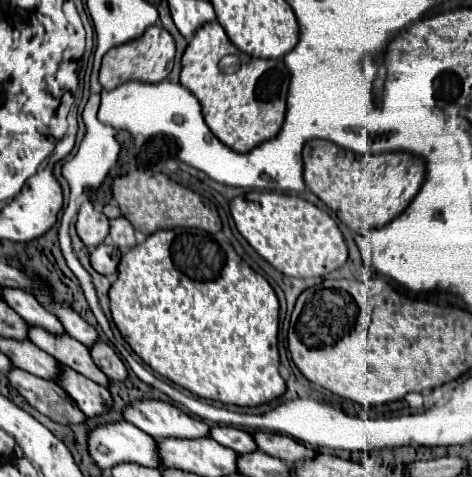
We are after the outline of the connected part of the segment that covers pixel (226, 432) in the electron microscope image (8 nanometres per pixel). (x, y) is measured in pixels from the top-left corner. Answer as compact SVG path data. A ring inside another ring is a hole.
M212 424L208 436L212 440L216 440L218 444L234 450L234 452L254 452L258 448L254 448L254 440L250 440L250 434L232 426L218 426Z

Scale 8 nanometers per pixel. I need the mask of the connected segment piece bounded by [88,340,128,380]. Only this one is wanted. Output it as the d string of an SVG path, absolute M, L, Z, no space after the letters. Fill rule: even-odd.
M96 340L92 346L88 346L90 356L94 364L110 378L110 380L126 380L128 372L124 362L118 358L118 354L102 340Z

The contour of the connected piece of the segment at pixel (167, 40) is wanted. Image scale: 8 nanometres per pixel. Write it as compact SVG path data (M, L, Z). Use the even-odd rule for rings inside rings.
M150 26L138 40L130 40L126 44L114 46L106 56L102 58L100 68L100 84L104 90L112 90L128 80L140 80L140 82L162 82L170 72L168 66L174 62L176 46L170 36L170 32L162 26Z

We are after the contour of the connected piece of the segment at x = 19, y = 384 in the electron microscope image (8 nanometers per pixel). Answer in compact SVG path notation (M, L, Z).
M10 368L6 376L8 382L24 396L30 406L34 406L38 412L52 418L54 422L78 424L86 420L86 416L72 404L70 396L66 396L66 392L62 392L62 388L58 388L52 380L38 378L18 368Z

